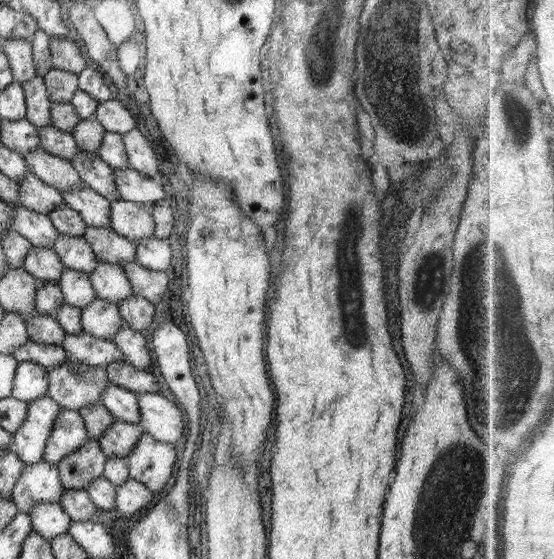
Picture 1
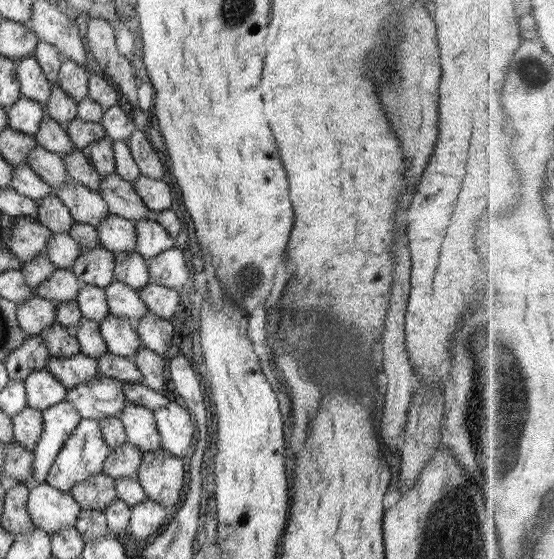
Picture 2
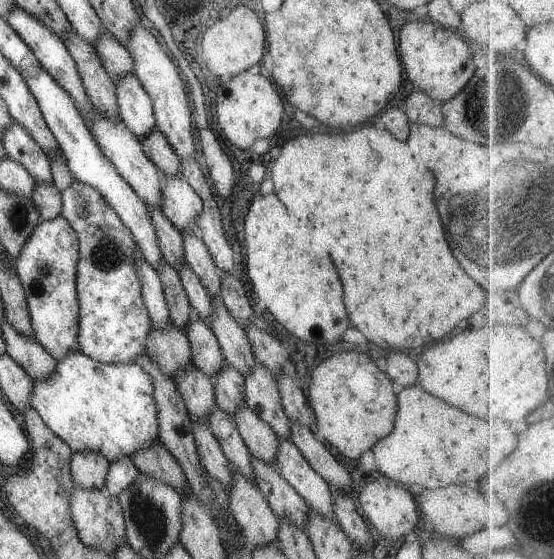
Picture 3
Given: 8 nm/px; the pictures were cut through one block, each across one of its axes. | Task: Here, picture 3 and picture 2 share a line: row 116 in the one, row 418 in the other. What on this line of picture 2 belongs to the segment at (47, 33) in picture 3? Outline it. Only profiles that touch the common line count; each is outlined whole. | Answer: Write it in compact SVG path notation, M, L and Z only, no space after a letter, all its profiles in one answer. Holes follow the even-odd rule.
M83 418L58 453L45 482L56 490L69 492L77 483L102 473L102 466L110 452L111 449L104 442L99 420Z

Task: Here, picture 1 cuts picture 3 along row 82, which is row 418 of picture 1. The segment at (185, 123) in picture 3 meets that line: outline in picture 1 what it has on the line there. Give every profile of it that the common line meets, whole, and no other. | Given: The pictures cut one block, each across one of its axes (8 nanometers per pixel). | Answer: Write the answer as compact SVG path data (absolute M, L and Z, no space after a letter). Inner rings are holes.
M138 393L140 426L156 441L176 447L182 444L184 417L180 408L160 393Z

